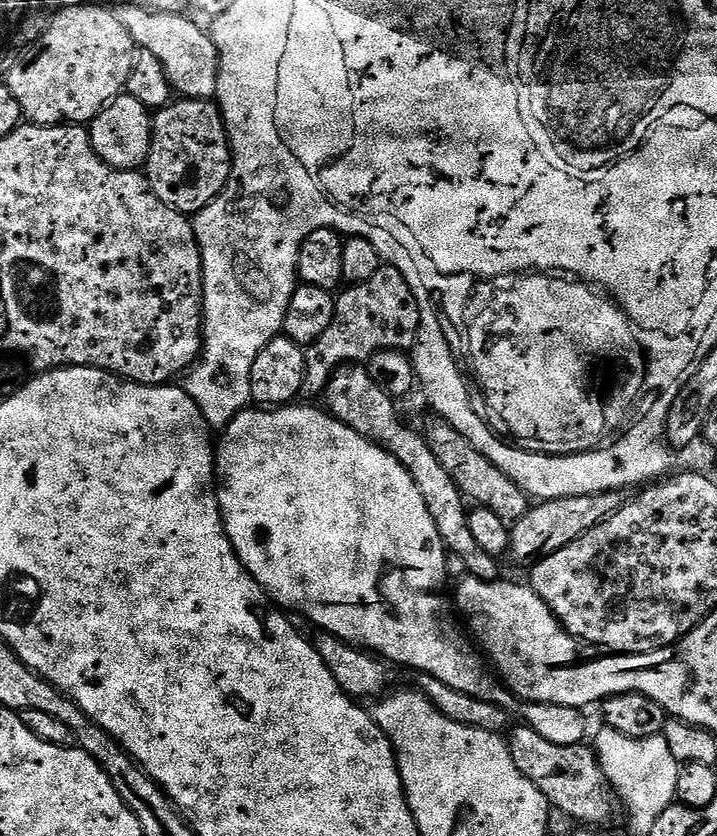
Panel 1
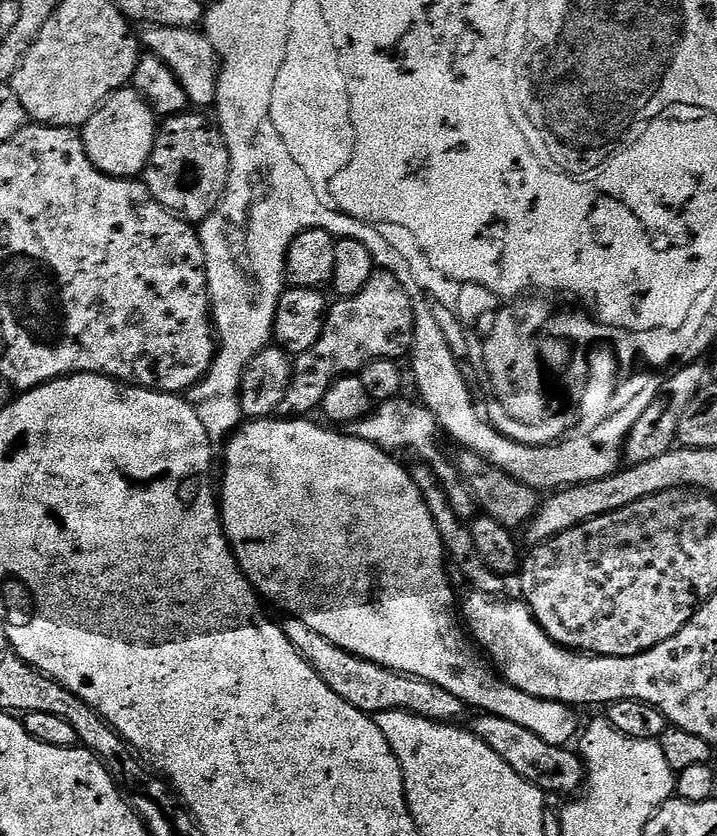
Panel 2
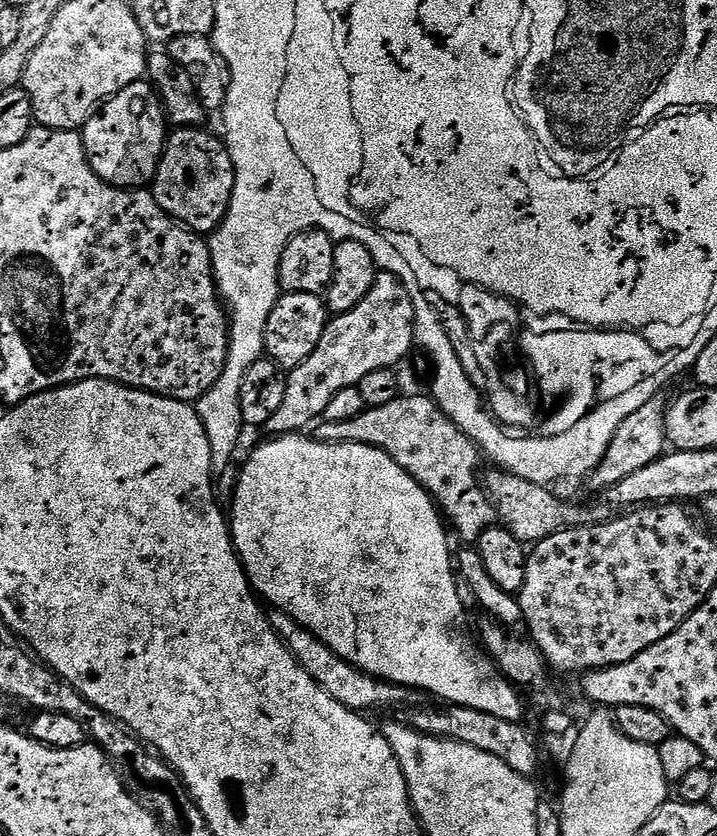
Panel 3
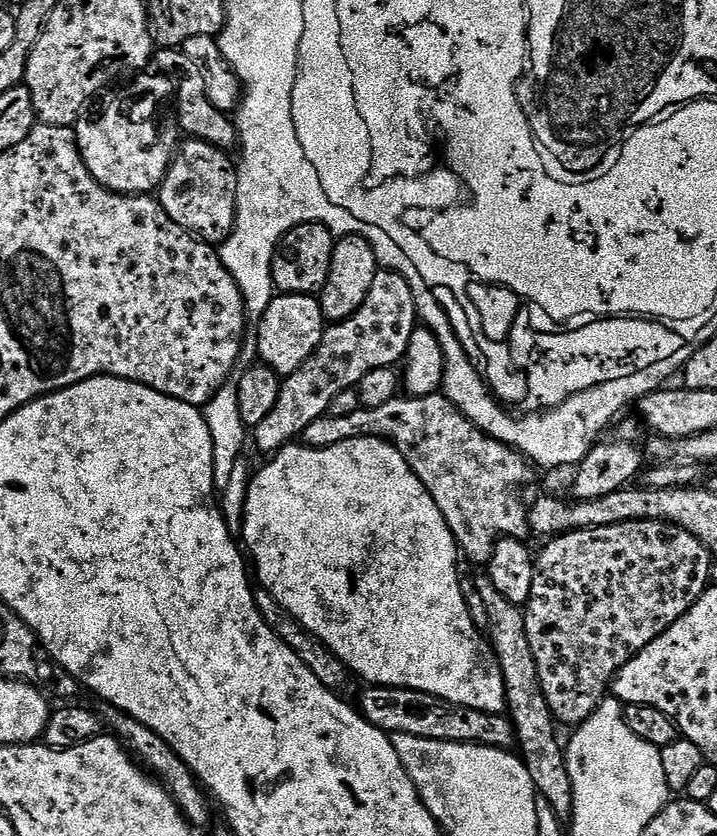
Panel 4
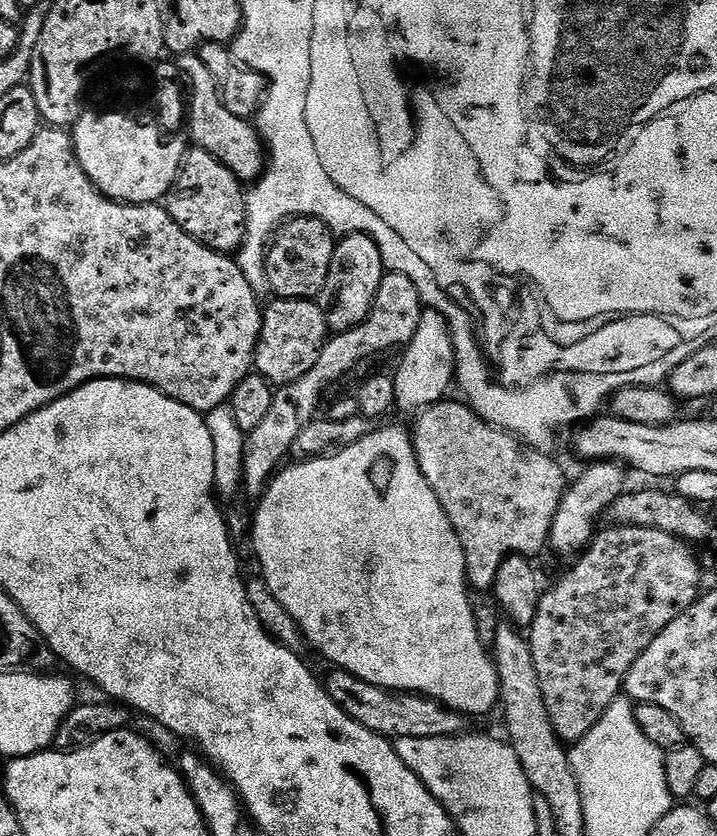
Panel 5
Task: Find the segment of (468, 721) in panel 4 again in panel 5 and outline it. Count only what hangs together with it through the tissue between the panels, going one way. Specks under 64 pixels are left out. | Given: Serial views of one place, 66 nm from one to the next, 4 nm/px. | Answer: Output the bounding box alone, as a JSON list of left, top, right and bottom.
[322,670,466,741]

